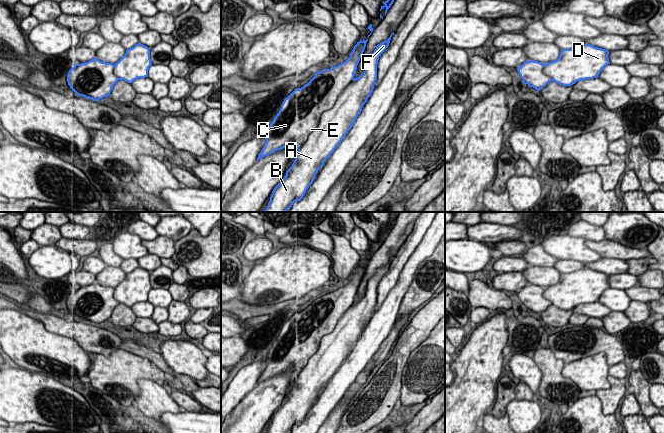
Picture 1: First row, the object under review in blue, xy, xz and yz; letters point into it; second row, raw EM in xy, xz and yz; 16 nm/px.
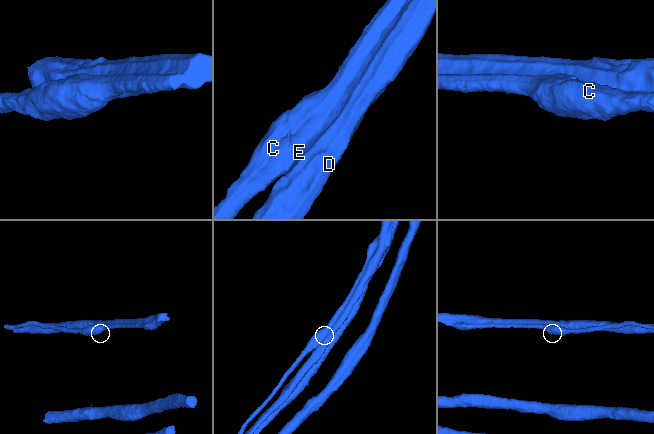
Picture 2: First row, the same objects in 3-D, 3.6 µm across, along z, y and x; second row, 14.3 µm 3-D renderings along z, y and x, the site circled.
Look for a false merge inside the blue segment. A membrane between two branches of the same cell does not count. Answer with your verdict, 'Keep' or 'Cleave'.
Cleave

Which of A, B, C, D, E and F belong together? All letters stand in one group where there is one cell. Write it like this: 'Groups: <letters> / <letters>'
Groups: A B D F / C E

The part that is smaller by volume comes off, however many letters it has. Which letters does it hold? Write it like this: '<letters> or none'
C, E

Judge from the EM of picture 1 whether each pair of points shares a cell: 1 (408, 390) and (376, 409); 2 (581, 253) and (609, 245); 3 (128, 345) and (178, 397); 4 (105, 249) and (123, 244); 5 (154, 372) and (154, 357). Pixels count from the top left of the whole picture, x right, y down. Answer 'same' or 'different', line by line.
1: different
2: different
3: different
4: different
5: different

